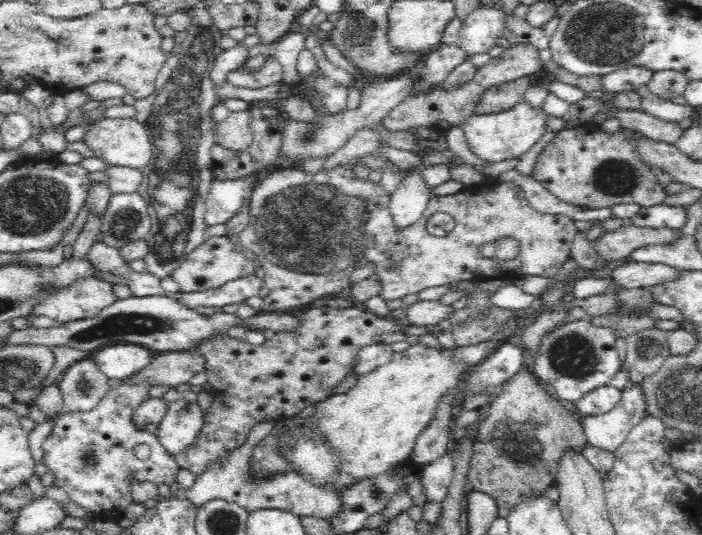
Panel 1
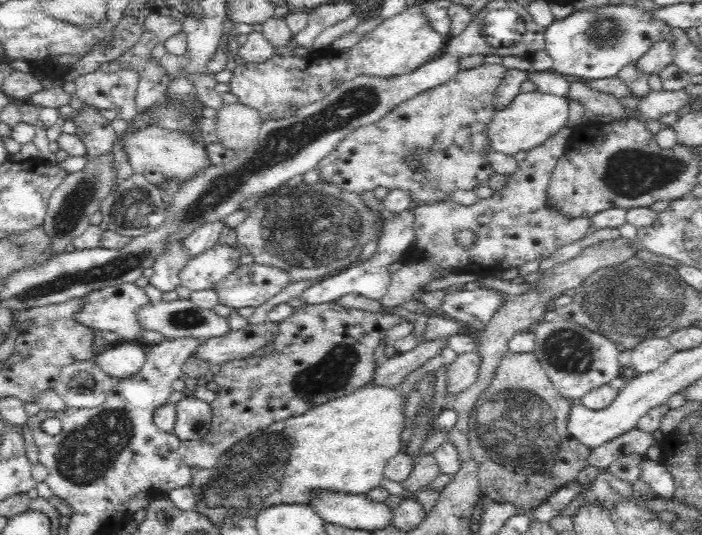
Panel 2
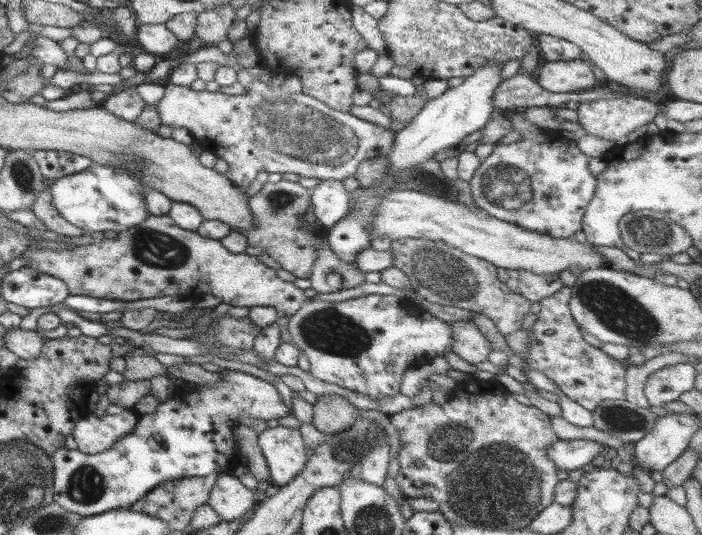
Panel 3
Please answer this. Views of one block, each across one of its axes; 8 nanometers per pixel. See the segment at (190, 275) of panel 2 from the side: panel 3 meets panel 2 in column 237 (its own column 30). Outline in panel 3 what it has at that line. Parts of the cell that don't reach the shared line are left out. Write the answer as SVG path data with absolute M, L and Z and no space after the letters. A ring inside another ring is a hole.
M147 215L143 221L124 231L119 231L115 237L104 238L100 242L76 246L72 250L37 250L33 247L26 249L20 258L25 259L25 268L39 270L53 278L59 278L68 288L71 296L89 296L89 298L105 298L105 300L145 300L157 296L177 296L188 298L191 291L198 288L199 292L212 293L221 298L223 304L231 306L270 306L275 309L277 318L291 316L308 300L303 290L295 288L292 282L279 279L275 270L264 265L256 256L245 253L230 254L223 248L219 240L203 238L196 231L179 228L167 215Z

